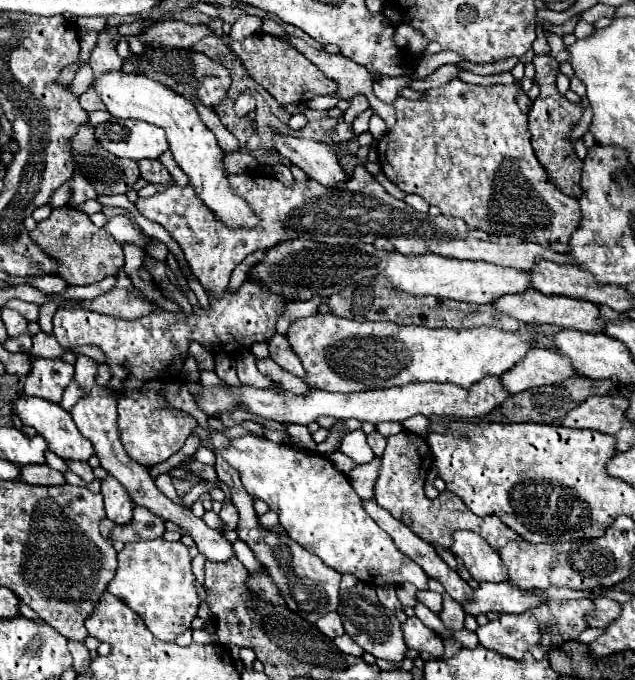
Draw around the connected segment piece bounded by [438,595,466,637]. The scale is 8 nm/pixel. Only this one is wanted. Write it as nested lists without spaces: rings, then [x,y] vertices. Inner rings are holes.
[[[444,595],[444,609],[440,611],[440,619],[448,631],[448,635],[452,637],[456,631],[464,629],[464,615],[466,615],[462,606],[454,601],[450,595]]]

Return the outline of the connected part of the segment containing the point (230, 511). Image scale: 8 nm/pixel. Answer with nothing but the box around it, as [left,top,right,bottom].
[220,503,238,531]

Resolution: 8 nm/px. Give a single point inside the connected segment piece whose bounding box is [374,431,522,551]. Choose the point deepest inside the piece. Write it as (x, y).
(400, 489)

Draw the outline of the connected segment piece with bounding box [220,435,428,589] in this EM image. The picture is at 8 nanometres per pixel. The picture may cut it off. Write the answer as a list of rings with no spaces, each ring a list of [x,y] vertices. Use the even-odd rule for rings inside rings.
[[[256,435],[232,439],[230,447],[220,451],[220,455],[240,471],[244,489],[278,513],[286,533],[328,567],[338,573],[350,573],[372,587],[412,583],[418,589],[428,589],[428,575],[396,549],[388,533],[364,511],[362,499],[352,489],[348,477],[328,457],[318,453],[306,455],[290,445],[278,445]]]

